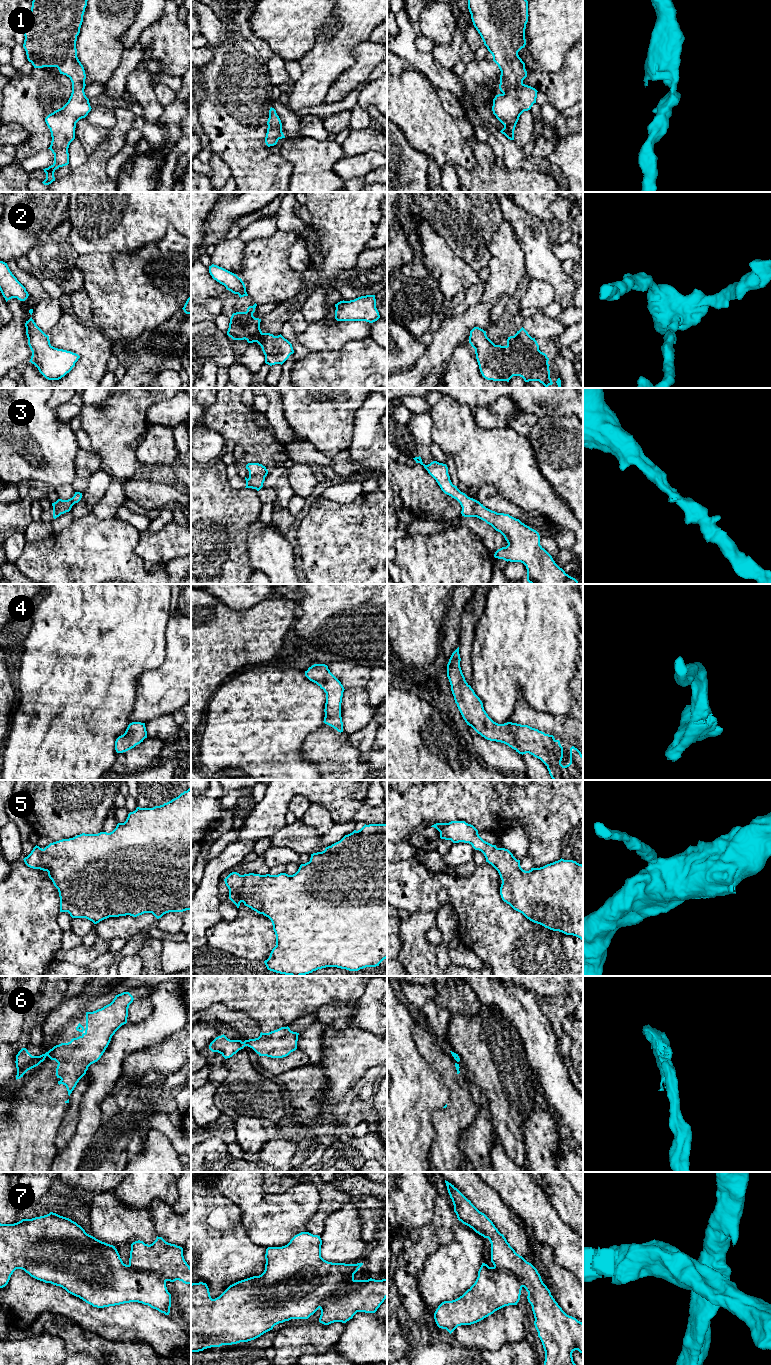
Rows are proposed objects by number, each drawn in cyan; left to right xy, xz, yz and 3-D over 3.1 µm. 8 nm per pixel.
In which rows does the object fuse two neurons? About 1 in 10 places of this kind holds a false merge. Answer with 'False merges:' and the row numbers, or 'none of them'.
False merges: 6, 7

